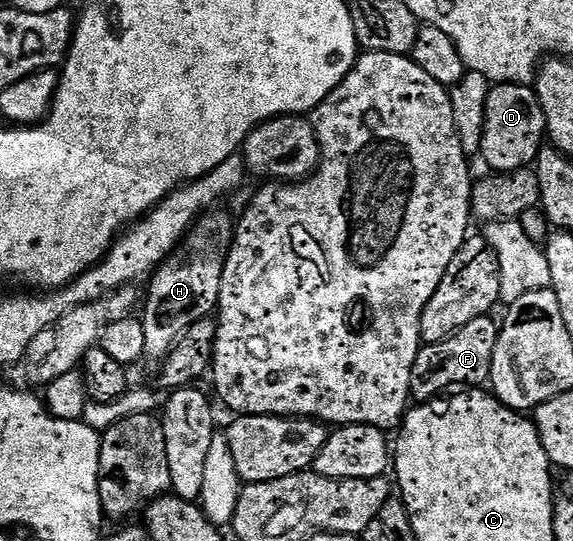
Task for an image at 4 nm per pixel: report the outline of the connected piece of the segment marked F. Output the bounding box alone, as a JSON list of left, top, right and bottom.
[410,315,499,402]

